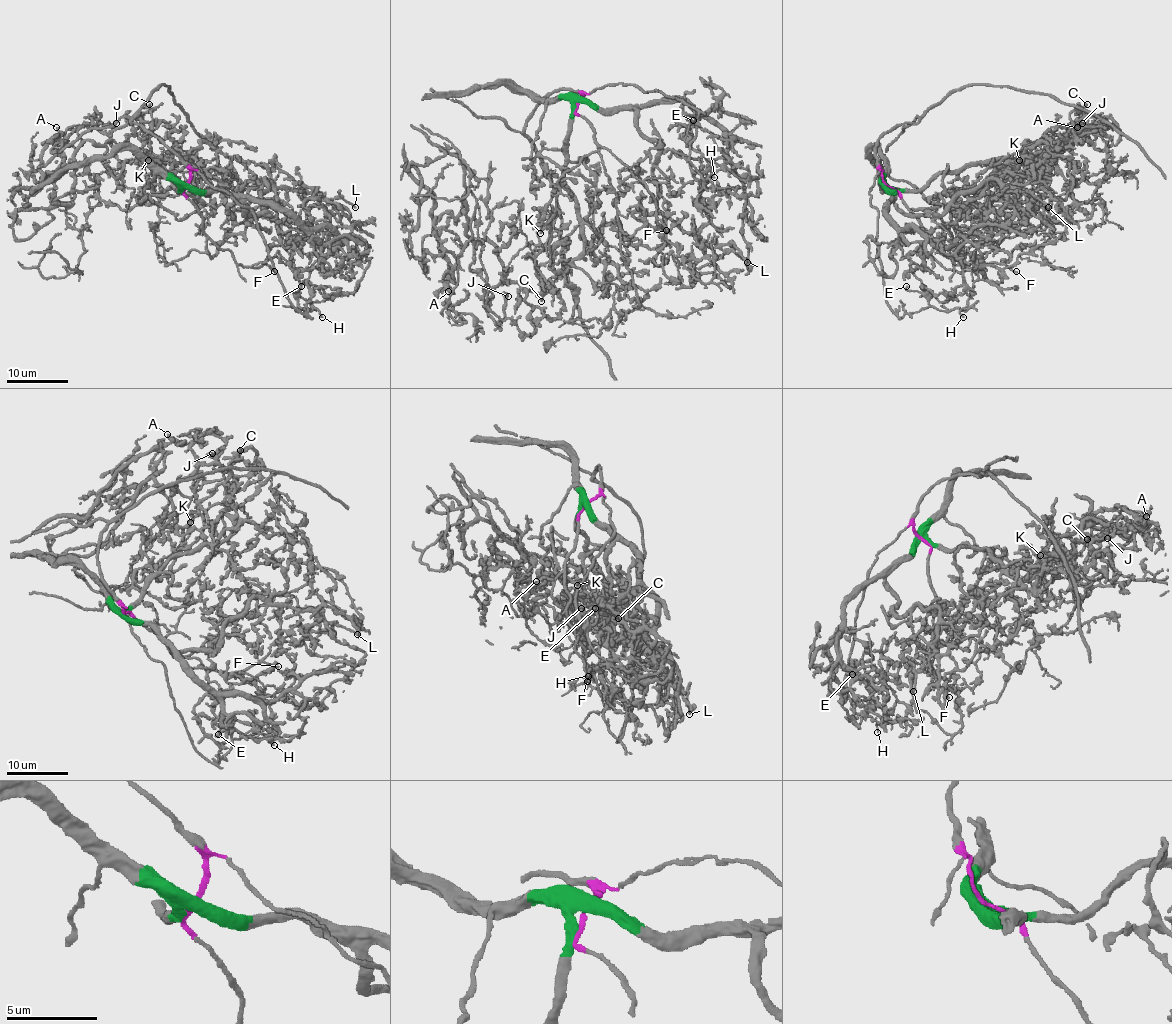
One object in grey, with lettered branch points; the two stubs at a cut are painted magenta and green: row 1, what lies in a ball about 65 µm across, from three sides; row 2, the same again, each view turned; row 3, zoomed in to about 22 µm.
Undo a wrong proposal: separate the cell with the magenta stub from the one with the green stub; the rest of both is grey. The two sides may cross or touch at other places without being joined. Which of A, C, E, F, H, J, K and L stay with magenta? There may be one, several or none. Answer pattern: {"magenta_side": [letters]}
{"magenta_side": ["E", "F", "H"]}

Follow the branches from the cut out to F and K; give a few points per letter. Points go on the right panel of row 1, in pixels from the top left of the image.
F: (885, 185), (899, 193), (939, 249), (950, 253), (954, 264), (982, 267), (990, 262), (1002, 262), (1016, 272)
K: (885, 185), (917, 190), (965, 165), (1018, 150), (1027, 155), (996, 159), (1019, 159)

